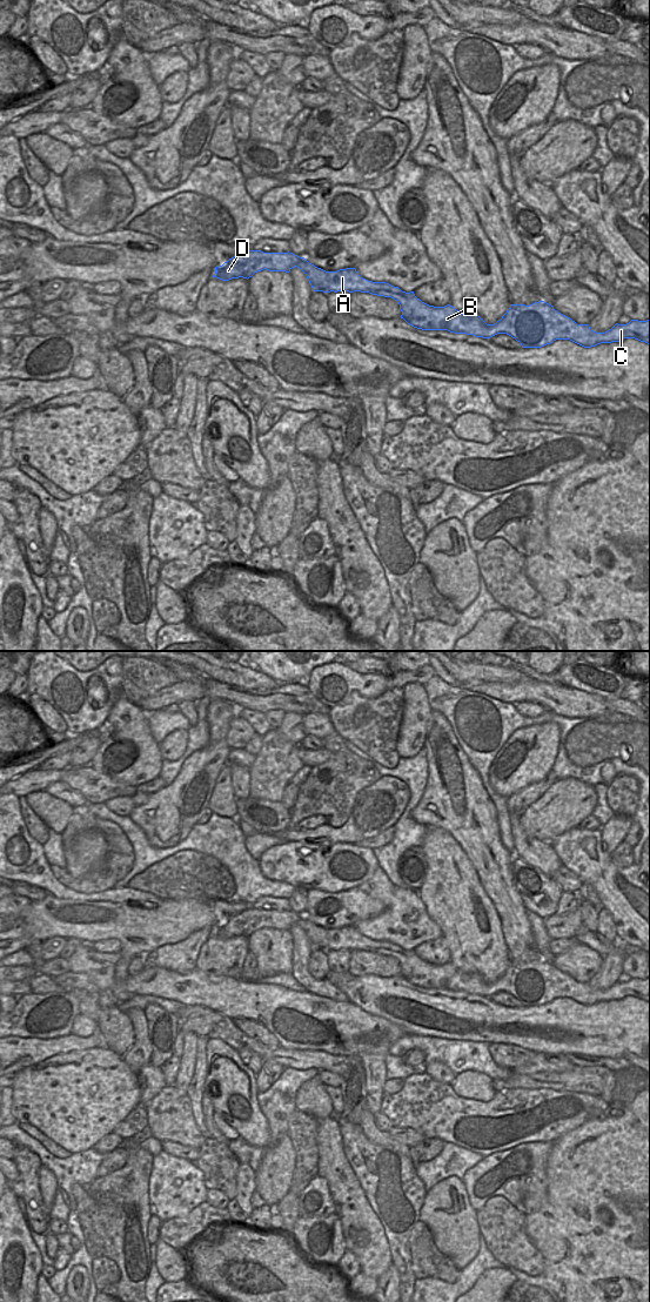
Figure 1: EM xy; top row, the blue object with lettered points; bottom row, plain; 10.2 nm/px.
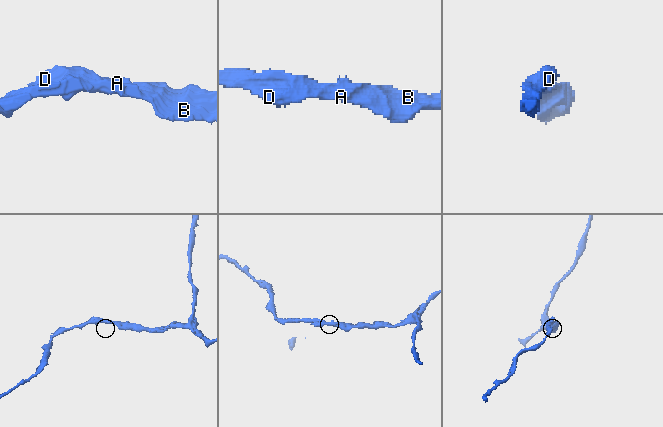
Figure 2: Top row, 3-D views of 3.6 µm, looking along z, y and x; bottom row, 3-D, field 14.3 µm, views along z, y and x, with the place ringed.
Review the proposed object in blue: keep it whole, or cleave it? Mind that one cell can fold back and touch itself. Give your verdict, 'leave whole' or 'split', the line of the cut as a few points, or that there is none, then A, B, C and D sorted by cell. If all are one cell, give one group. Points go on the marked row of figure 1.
leave whole; no cut; A B C D

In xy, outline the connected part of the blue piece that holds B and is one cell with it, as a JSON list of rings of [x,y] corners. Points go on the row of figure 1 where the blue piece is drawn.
[[[246,250],[241,255],[229,259],[220,267],[215,267],[213,277],[222,281],[232,278],[249,278],[255,273],[267,269],[269,271],[289,273],[292,268],[300,268],[307,276],[314,291],[337,293],[337,291],[361,291],[371,295],[391,297],[398,302],[403,318],[409,326],[422,330],[448,330],[454,334],[473,335],[475,337],[490,338],[497,334],[507,334],[521,343],[522,348],[541,348],[556,340],[570,340],[584,348],[591,348],[601,343],[622,342],[624,338],[635,338],[650,344],[650,320],[631,320],[626,324],[616,323],[605,333],[596,333],[588,324],[577,324],[570,317],[558,313],[554,307],[544,301],[535,302],[530,306],[510,304],[510,308],[494,324],[487,324],[478,315],[464,315],[453,306],[434,307],[417,298],[414,291],[406,293],[398,287],[386,282],[368,281],[358,275],[355,268],[340,269],[337,271],[326,271],[309,263],[304,257],[293,253],[263,253],[261,250]]]

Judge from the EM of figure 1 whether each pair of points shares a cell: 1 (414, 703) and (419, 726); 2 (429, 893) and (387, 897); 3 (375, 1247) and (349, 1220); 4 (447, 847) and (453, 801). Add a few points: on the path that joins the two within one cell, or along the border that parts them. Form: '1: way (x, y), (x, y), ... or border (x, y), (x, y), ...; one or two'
1: way (415, 709), (415, 720); one
2: border (416, 891), (427, 914), (431, 919); two
3: way (367, 1239), (367, 1229), (357, 1221); one
4: border (427, 826), (444, 829), (466, 856); two

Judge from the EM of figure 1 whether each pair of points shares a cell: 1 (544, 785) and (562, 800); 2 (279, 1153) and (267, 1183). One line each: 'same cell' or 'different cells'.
1: different cells
2: same cell

